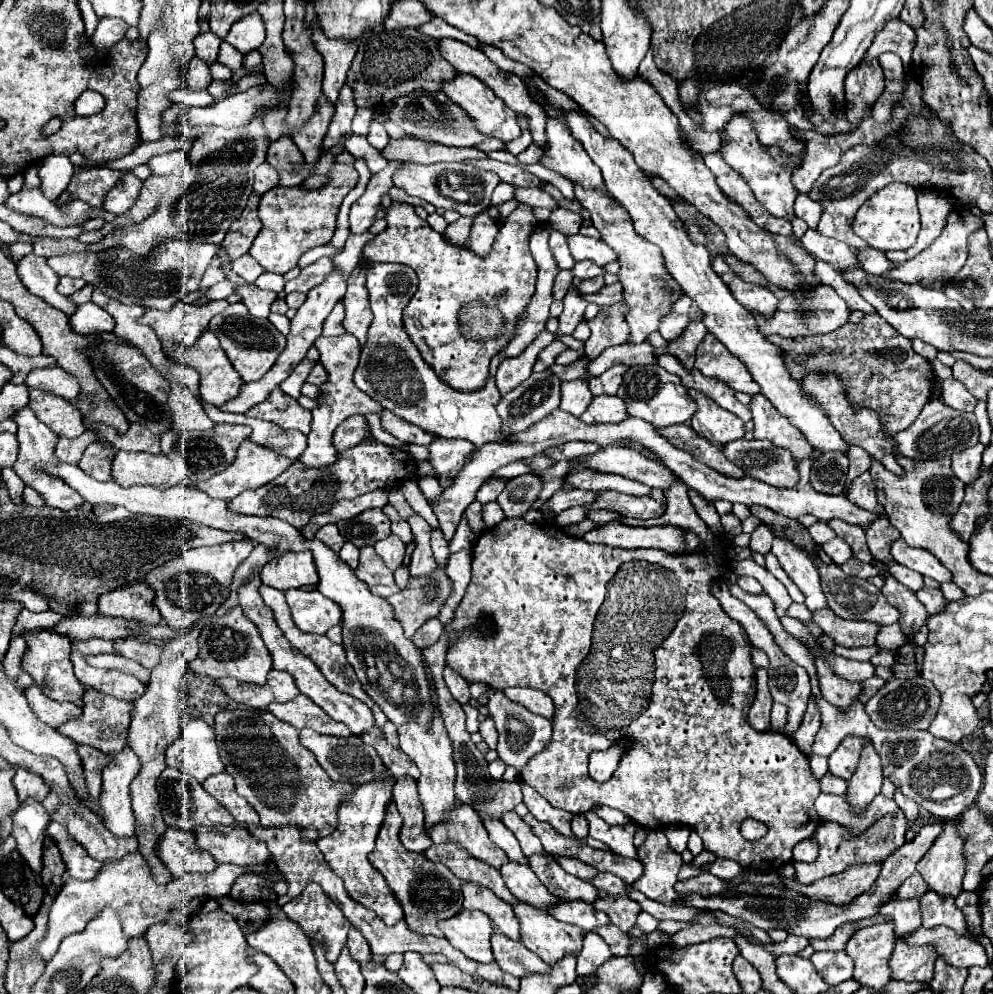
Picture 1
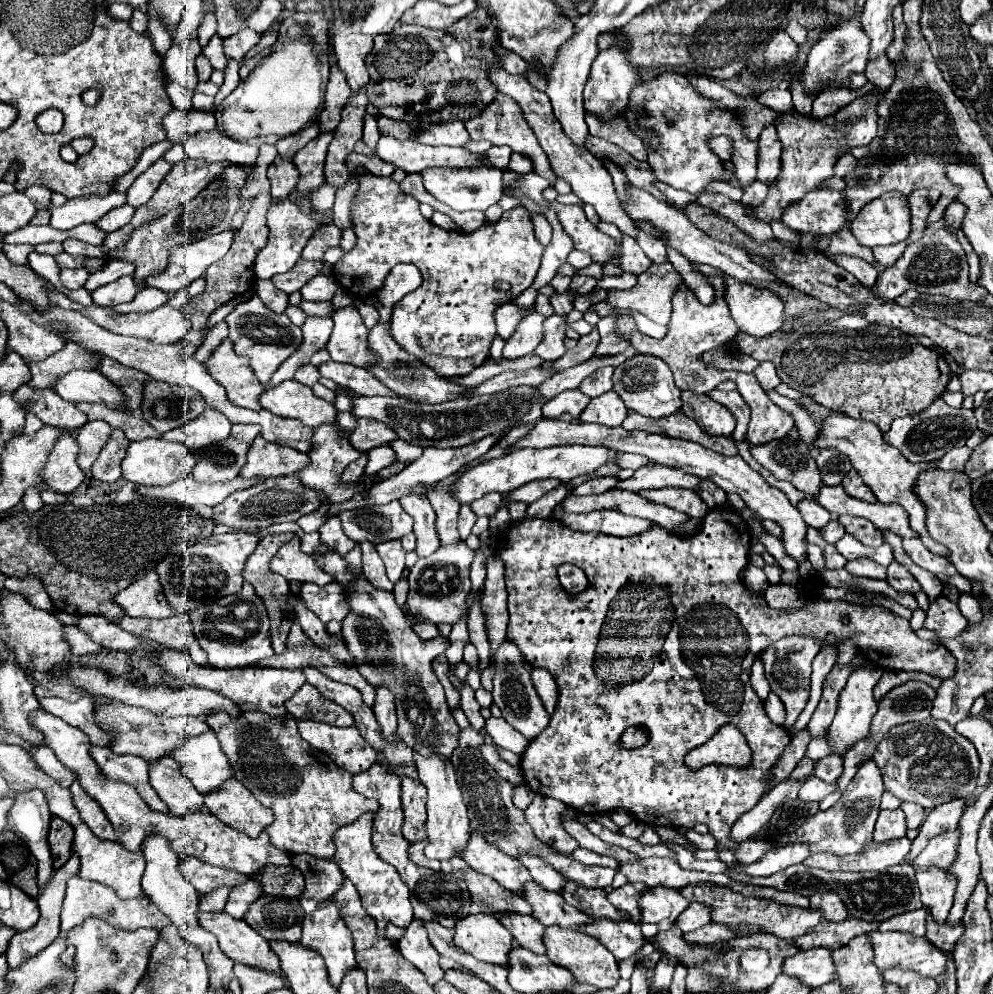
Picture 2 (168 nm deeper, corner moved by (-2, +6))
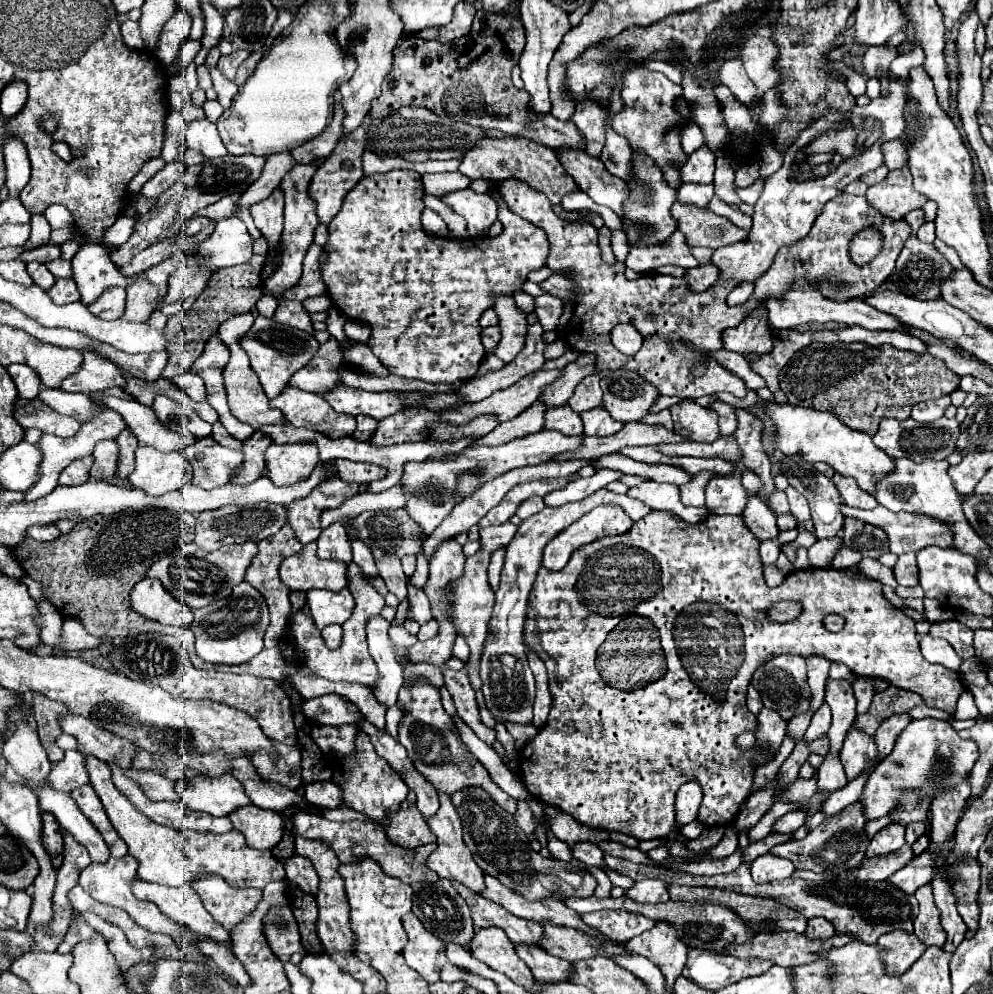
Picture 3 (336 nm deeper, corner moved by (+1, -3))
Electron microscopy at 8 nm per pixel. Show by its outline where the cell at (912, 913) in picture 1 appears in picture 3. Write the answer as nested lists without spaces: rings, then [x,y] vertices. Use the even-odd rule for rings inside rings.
[[[892,931],[878,939],[878,945],[882,945],[886,951],[882,953],[886,967],[890,975],[902,975],[926,949],[920,939],[916,939],[914,933],[908,931]]]

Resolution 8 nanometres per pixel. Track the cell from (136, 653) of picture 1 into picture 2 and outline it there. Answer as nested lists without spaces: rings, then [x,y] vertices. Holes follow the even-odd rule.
[[[77,616],[77,628],[107,650],[127,652],[139,644],[137,636],[125,632],[119,624],[113,624],[103,616]]]

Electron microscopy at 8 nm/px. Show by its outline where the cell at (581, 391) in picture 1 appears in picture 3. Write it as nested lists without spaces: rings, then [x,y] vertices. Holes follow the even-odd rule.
[[[568,403],[548,407],[546,411],[546,429],[560,431],[564,435],[582,435],[580,413],[574,411]]]

